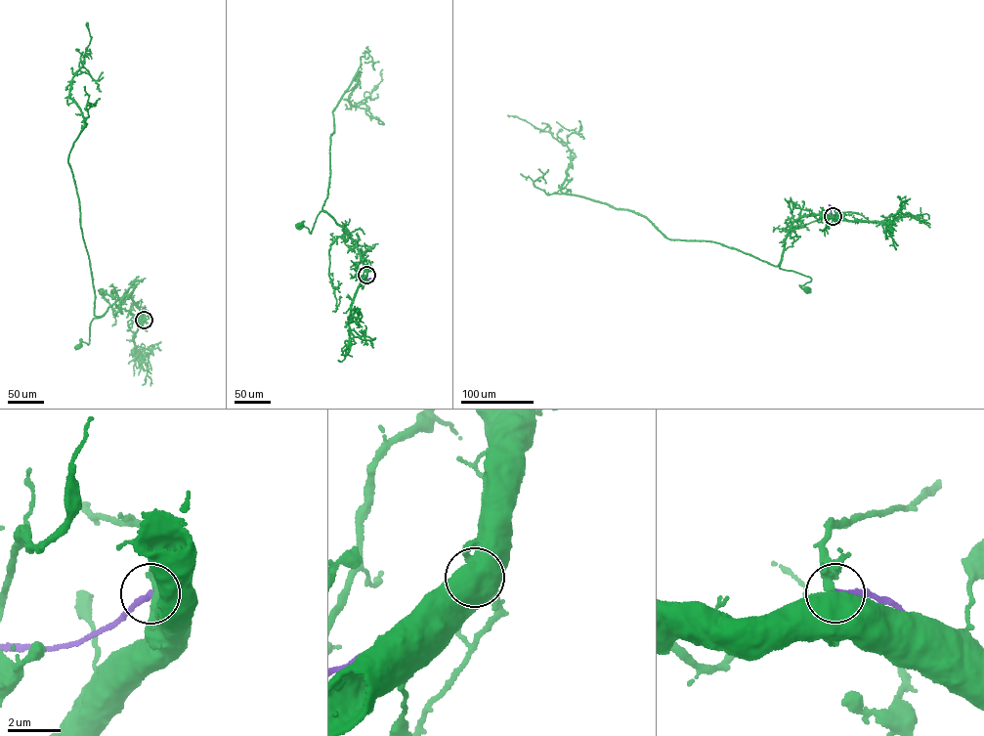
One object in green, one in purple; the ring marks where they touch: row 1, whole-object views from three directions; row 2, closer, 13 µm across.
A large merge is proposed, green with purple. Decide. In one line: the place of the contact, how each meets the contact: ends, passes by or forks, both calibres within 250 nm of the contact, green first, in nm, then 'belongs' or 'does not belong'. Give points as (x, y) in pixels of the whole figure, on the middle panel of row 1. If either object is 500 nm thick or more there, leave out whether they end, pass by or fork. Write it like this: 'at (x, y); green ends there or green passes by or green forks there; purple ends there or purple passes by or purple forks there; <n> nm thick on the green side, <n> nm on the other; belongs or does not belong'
at (366, 275); green forks there; purple ends there; 280 nm thick on the green side, 200 nm on the other; does not belong

